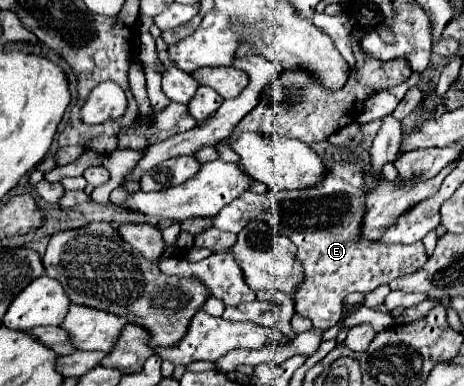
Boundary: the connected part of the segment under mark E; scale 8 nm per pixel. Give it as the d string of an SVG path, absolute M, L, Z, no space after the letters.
M344 153L326 169L324 181L316 183L316 187L278 193L246 191L214 217L214 227L230 233L238 233L252 219L262 219L296 245L298 261L304 271L294 295L296 313L308 317L312 325L322 331L340 321L346 295L354 291L370 293L396 277L418 271L428 261L424 243L384 247L380 241L364 239L362 223L368 195L364 175L362 159L354 153Z

